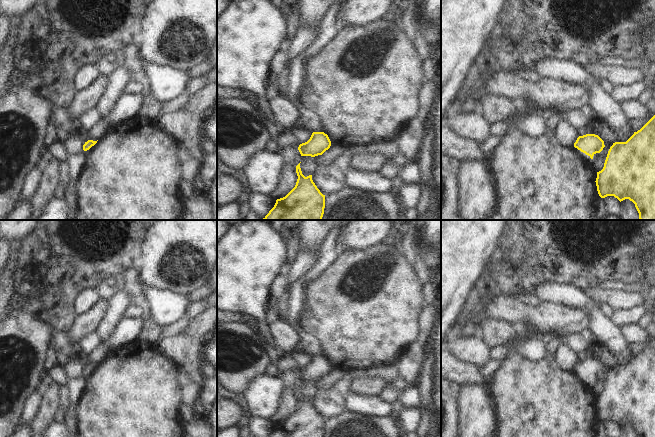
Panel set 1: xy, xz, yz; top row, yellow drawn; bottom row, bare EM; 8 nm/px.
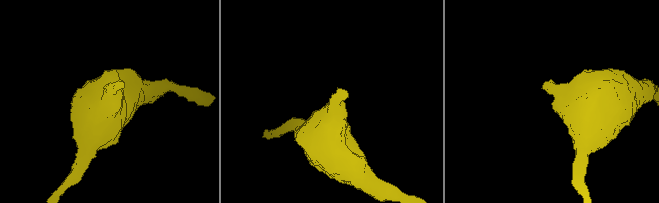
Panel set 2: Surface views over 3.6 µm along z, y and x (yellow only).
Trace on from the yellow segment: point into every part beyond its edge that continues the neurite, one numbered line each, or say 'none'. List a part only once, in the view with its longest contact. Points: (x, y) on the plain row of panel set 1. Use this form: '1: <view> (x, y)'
none

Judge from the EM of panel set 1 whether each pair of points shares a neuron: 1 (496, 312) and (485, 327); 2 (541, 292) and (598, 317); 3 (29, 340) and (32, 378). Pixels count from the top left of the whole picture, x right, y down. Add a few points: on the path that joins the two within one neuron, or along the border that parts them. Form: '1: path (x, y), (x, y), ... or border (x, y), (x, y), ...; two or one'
1: border (480, 317), (500, 319), (514, 325); two
2: path (555, 292), (567, 294), (584, 303); one
3: path (33, 349), (35, 354), (32, 357), (32, 369); one

